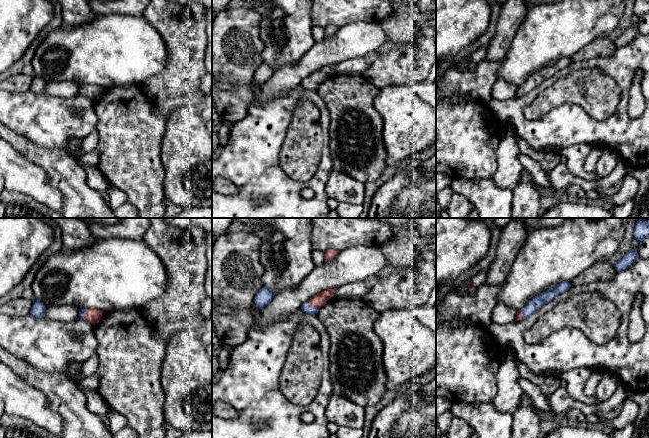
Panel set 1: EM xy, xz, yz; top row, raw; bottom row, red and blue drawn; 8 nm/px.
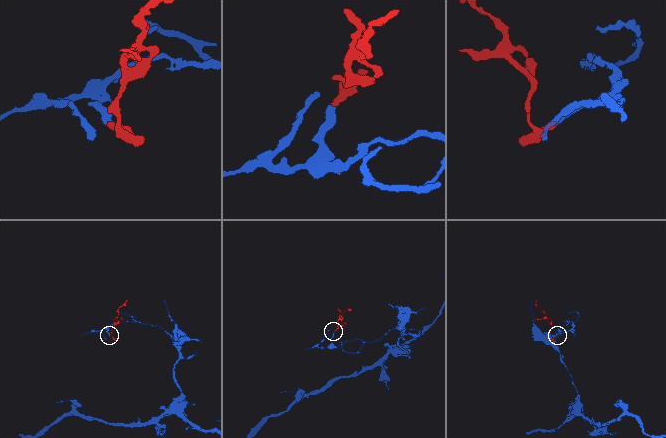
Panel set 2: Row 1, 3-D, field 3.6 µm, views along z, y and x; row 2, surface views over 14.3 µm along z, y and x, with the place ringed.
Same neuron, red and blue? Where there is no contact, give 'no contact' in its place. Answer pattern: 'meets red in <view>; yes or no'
meets red in xz; yes

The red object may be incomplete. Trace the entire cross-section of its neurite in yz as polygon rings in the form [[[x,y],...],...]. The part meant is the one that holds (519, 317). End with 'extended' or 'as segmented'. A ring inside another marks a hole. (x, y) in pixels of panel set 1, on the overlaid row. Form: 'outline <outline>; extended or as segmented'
outline [[[563,281],[557,284],[555,287],[547,289],[543,291],[540,295],[533,297],[521,310],[517,311],[516,321],[521,321],[531,316],[543,305],[551,302],[560,294],[568,291],[571,286],[571,282]]]; extended

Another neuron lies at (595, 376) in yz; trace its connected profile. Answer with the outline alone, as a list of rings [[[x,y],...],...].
[[[594,369],[589,372],[589,377],[584,385],[584,394],[586,396],[595,395],[596,388],[604,374],[605,372],[600,369]]]

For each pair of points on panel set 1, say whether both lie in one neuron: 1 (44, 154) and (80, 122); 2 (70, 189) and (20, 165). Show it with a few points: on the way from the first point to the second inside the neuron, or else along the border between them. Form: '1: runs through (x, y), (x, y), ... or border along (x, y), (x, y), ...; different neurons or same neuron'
1: border along (29, 139), (39, 145), (63, 148), (65, 150); different neurons
2: border along (31, 162), (45, 172), (48, 182), (62, 197); different neurons

